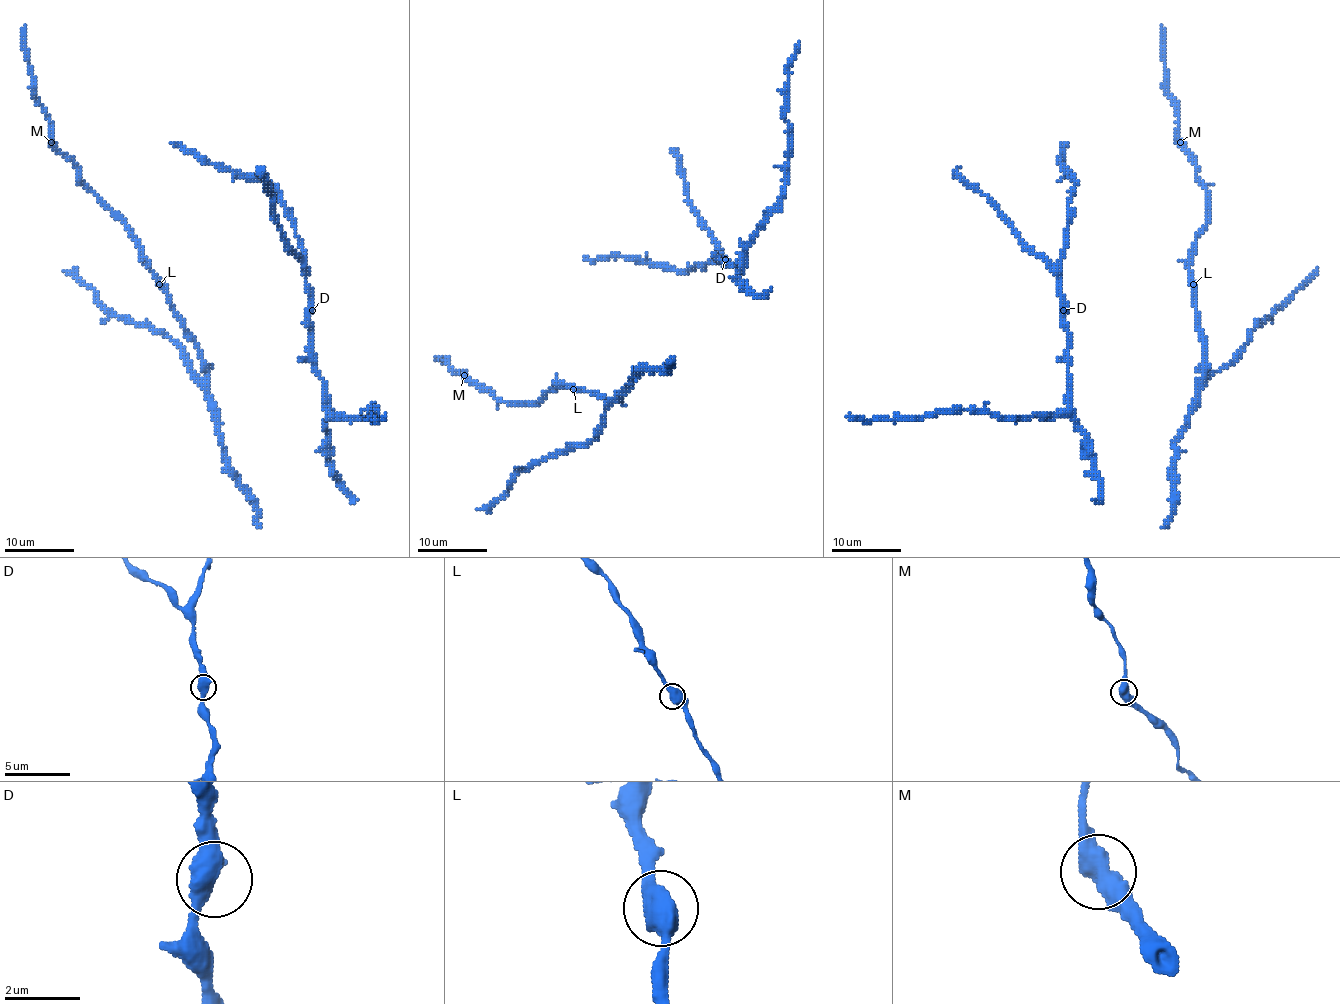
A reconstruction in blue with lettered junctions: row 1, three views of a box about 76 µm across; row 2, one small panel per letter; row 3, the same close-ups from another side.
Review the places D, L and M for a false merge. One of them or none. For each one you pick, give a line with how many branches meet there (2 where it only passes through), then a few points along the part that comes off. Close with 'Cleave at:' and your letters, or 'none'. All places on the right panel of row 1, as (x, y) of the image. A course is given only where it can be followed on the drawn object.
Cleave at: none

